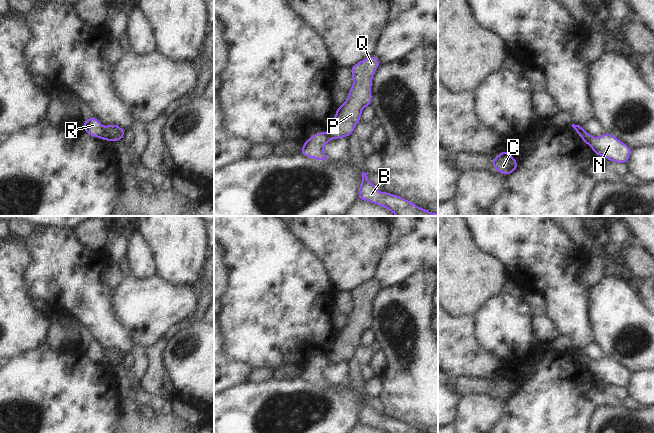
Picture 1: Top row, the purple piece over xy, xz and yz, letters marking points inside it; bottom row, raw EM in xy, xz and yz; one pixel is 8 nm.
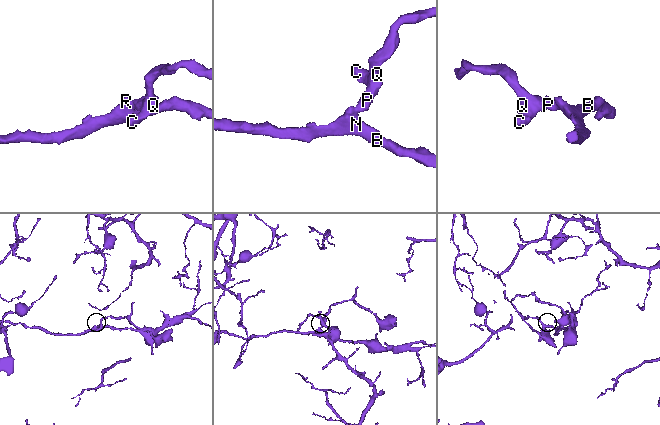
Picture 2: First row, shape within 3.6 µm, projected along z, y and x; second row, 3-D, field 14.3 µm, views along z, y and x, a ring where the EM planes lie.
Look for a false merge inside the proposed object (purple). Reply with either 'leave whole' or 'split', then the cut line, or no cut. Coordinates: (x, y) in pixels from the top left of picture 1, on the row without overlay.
split; cut in xy along (103, 350), (103, 354), (109, 364)

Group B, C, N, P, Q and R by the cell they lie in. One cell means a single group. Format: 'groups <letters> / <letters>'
groups B N R / C P Q

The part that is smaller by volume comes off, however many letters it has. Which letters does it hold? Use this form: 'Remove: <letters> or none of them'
Remove: C, P, Q

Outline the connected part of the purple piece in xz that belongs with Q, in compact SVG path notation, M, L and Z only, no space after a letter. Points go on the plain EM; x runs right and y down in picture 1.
M371 279L350 292L353 308L345 326L336 333L332 349L327 355L331 363L349 361L354 357L356 348L361 345L363 333L371 329L373 299L380 289L379 284Z

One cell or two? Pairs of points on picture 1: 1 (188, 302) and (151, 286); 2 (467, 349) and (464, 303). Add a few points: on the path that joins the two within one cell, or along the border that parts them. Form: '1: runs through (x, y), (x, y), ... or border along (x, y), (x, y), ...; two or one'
1: runs through (179, 302), (167, 302), (160, 295); one
2: border along (448, 312), (454, 316), (474, 315); two

